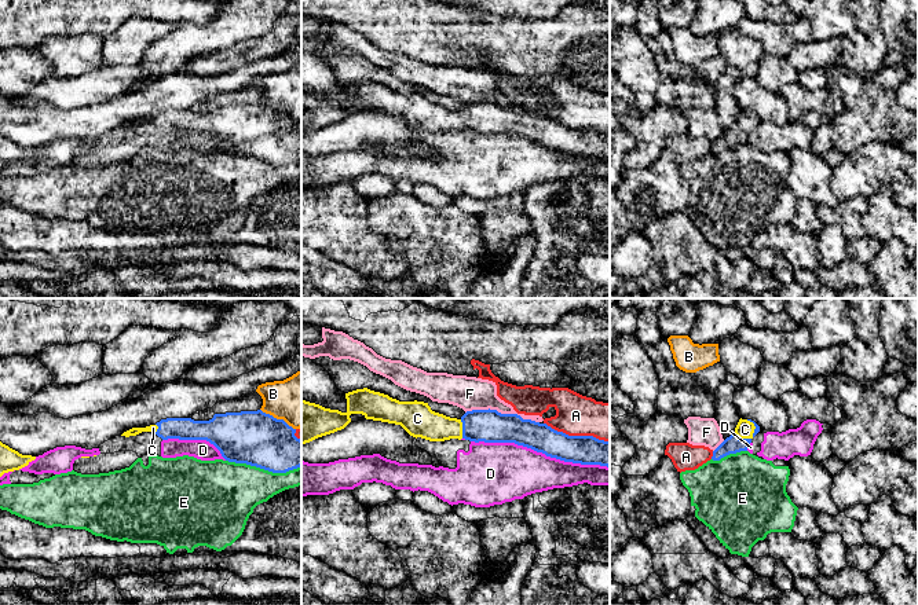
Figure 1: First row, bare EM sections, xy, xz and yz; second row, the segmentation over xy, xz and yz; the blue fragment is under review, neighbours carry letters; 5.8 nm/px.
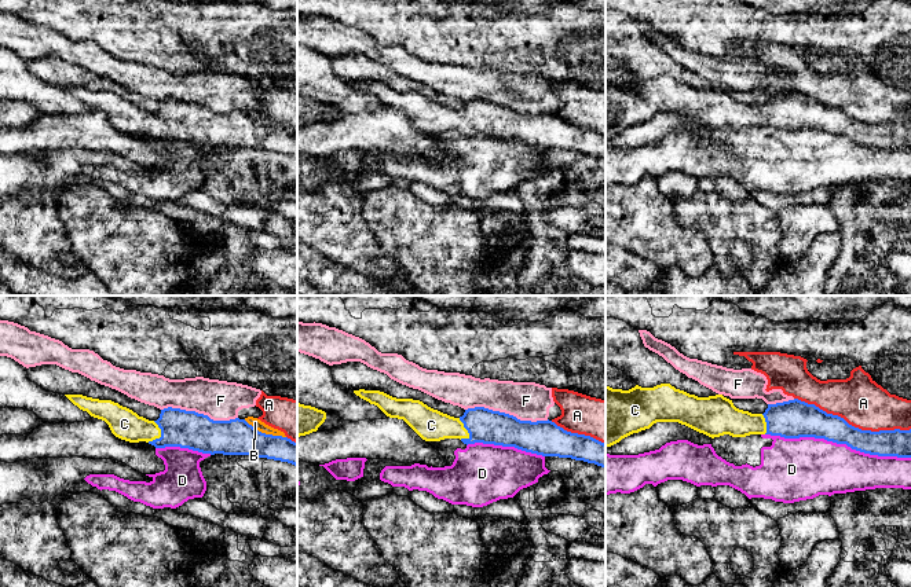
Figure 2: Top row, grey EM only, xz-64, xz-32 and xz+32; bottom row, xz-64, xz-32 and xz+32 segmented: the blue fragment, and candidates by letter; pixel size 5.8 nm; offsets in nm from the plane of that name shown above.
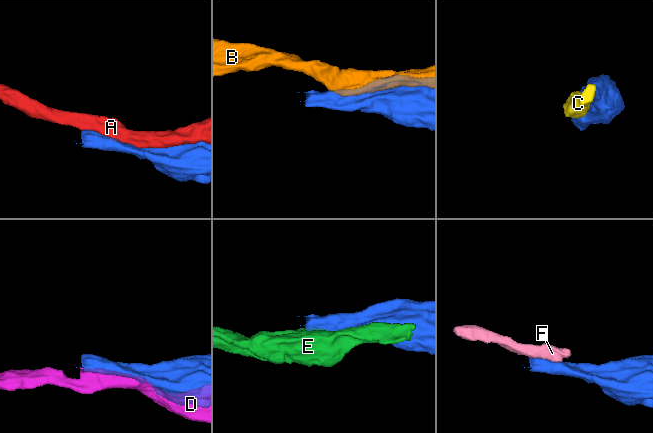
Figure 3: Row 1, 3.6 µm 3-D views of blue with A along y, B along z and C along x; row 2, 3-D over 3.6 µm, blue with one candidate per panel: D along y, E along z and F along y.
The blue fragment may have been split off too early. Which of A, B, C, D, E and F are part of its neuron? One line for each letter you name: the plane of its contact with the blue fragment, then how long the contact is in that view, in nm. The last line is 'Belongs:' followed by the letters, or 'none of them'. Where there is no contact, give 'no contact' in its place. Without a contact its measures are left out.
C: meets blue in xz; contact 110 nm long
Belongs: C

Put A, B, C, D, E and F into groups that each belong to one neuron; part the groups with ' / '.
A / B / C / D / E / F

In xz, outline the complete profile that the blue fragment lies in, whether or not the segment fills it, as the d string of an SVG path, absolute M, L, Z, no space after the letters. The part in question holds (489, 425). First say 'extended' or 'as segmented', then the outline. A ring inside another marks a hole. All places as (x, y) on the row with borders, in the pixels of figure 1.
extended | M367 388L348 392L345 399L345 412L301 399L301 444L341 430L351 422L351 414L362 414L366 419L401 425L416 439L515 443L564 462L610 468L610 441L568 436L517 414L472 410L457 419L432 411L428 403L399 402Z

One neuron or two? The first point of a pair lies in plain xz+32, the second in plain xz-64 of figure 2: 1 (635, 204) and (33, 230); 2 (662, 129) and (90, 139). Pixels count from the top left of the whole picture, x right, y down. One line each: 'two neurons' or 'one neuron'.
1: one neuron
2: one neuron

